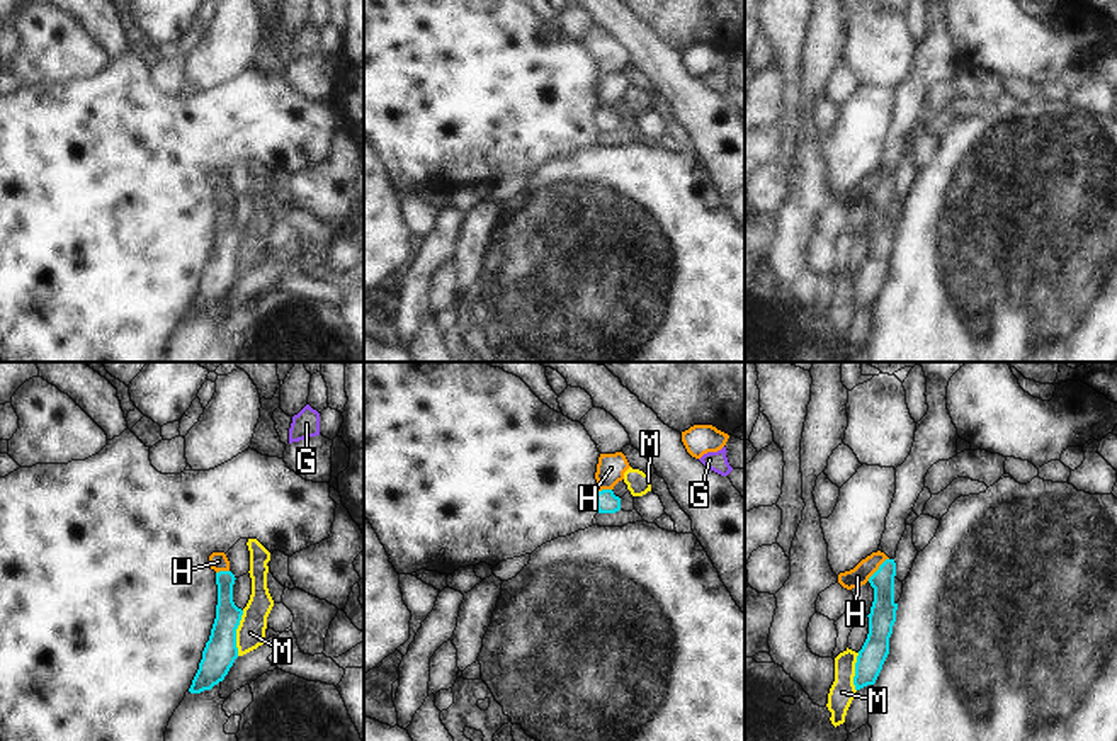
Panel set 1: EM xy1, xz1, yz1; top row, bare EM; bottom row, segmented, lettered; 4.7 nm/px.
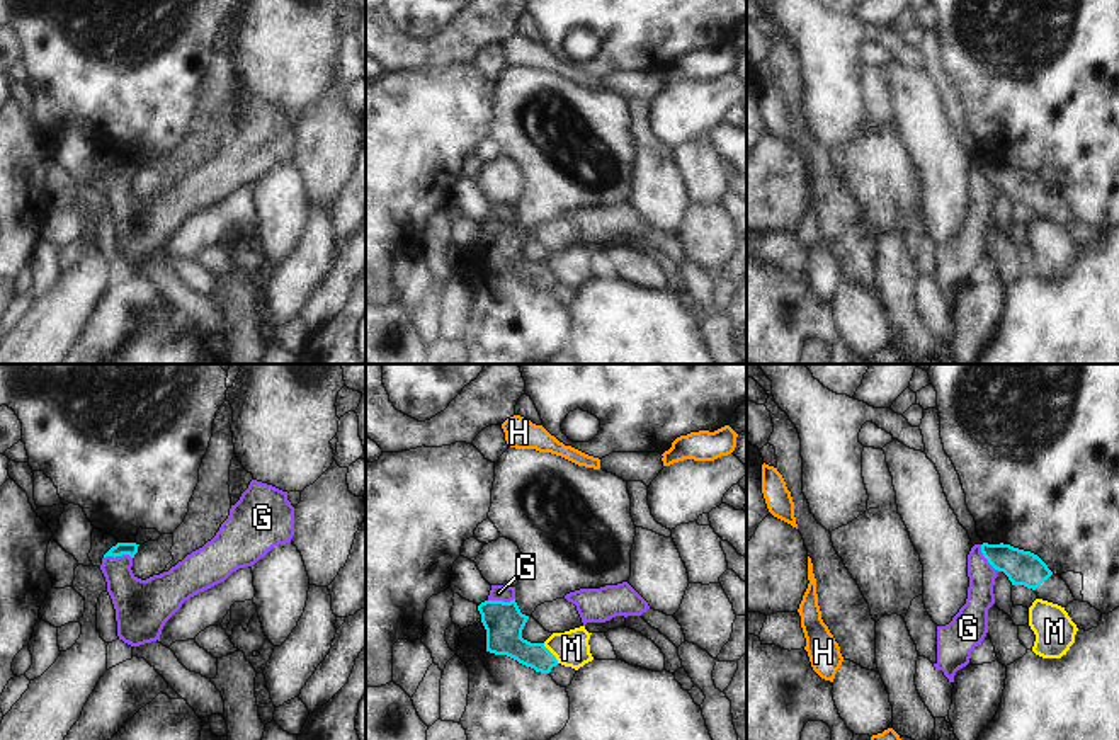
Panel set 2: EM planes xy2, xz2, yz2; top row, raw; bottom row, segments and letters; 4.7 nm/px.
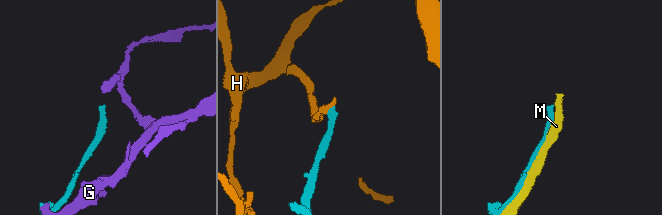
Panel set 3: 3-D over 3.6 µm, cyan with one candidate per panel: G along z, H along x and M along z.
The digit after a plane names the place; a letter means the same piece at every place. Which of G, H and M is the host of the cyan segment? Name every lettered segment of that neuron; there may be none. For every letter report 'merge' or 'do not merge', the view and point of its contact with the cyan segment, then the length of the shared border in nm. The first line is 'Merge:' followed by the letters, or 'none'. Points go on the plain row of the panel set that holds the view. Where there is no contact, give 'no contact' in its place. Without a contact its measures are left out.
Merge: none
G: do not merge; contact xy2 (118, 174); length 140 nm
H: do not merge; contact yz1 (878, 189); length 150 nm
M: do not merge; contact xy1 (235, 252); length 220 nm

